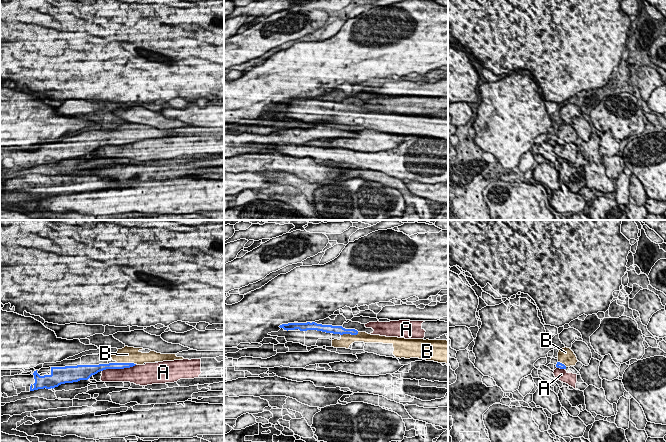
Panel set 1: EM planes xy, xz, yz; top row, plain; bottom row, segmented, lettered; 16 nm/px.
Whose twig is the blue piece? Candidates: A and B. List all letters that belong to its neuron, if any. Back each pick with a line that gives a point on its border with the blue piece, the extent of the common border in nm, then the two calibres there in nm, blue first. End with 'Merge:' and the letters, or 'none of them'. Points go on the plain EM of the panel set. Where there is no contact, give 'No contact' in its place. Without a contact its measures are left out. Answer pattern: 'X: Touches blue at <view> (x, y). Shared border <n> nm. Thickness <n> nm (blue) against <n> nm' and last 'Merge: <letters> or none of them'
B: Touches blue at xy (126, 139). Shared border 300 nm. Thickness 100 nm (blue) against 260 nm
Merge: B

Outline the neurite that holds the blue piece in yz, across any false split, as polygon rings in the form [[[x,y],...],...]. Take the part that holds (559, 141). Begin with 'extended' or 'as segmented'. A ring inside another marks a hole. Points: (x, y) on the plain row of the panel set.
extended; [[[562,124],[558,128],[558,138],[556,140],[557,144],[566,145],[570,142],[575,142],[578,138],[576,131],[570,124]]]

